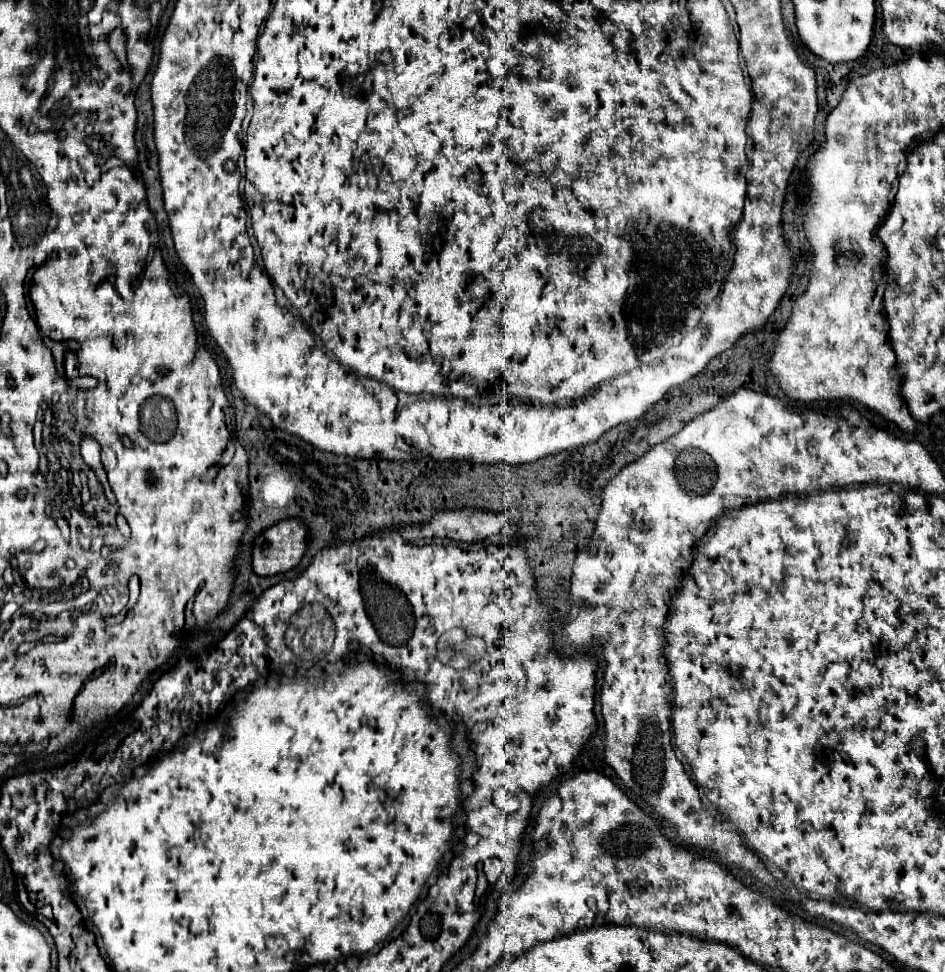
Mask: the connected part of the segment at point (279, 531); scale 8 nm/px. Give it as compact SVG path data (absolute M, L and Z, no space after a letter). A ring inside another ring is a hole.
M280 521L254 539L252 571L276 575L292 569L304 555L304 527L300 521Z

